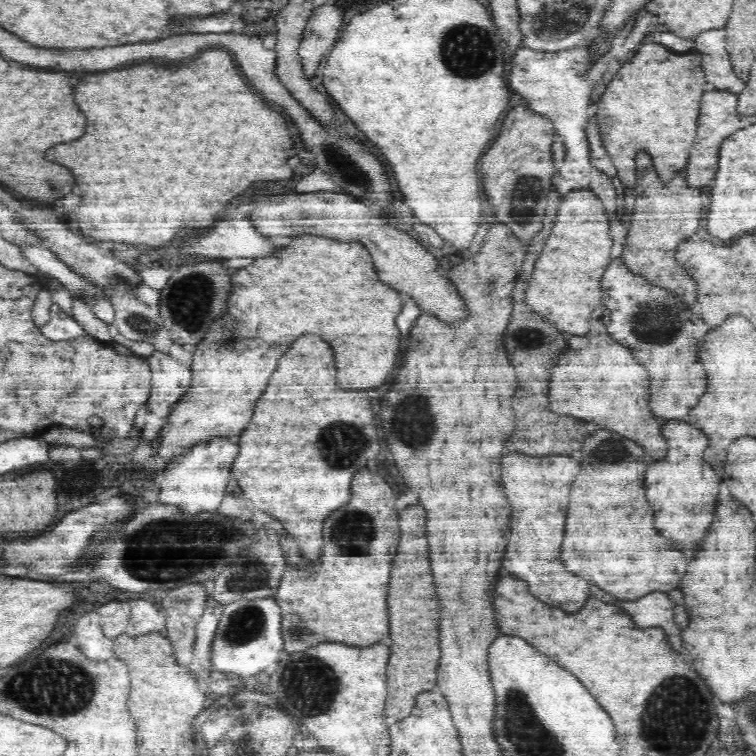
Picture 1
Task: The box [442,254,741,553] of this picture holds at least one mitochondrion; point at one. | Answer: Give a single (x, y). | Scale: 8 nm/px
(658, 321)

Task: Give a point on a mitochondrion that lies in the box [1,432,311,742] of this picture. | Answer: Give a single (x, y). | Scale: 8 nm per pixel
(200, 544)

